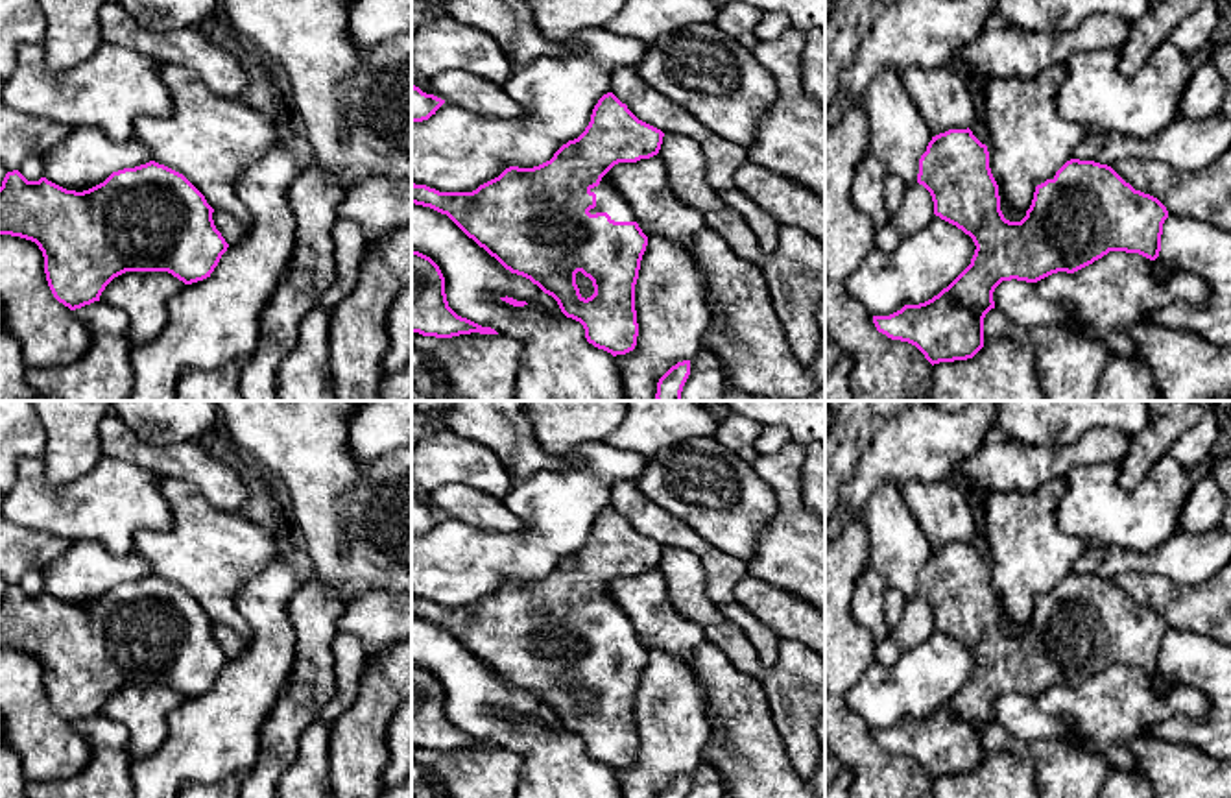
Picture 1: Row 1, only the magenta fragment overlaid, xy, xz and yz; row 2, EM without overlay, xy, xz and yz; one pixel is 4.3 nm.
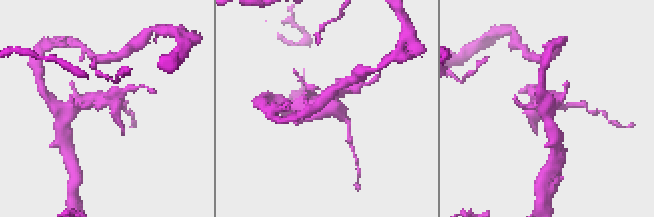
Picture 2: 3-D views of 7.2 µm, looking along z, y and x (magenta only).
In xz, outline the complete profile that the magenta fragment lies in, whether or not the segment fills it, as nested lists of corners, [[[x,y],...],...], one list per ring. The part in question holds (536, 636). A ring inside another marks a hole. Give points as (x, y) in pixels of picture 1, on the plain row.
[[[607,506],[594,519],[585,545],[563,558],[550,574],[533,582],[509,580],[472,606],[439,606],[412,597],[412,617],[447,628],[506,683],[552,709],[567,732],[583,739],[589,757],[613,770],[626,768],[635,763],[639,750],[635,698],[648,650],[605,587],[618,576],[657,569],[663,550],[661,543],[639,534]],[[578,685],[592,695],[594,707],[587,713],[576,698]]]

